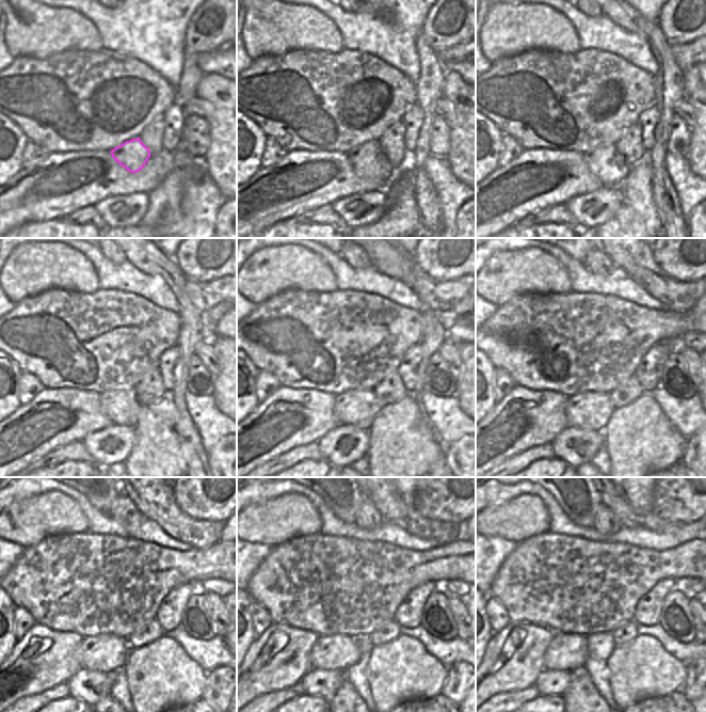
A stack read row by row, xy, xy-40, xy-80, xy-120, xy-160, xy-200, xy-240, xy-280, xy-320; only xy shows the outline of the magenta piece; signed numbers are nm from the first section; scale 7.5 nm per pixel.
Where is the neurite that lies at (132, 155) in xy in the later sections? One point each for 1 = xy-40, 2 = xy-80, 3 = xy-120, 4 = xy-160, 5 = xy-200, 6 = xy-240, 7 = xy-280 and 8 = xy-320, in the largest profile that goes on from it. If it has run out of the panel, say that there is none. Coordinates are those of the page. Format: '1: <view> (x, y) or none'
1: xy-40 (368, 160)
2: xy-80 (606, 162)
3: xy-120 (121, 406)
4: xy-160 (357, 408)
5: xy-200 (591, 410)
6: xy-240 (105, 652)
7: xy-280 (336, 652)
8: xy-320 (565, 651)

